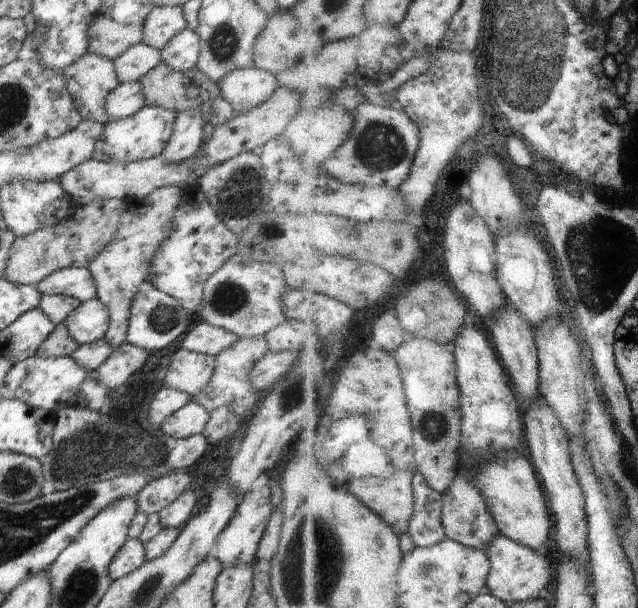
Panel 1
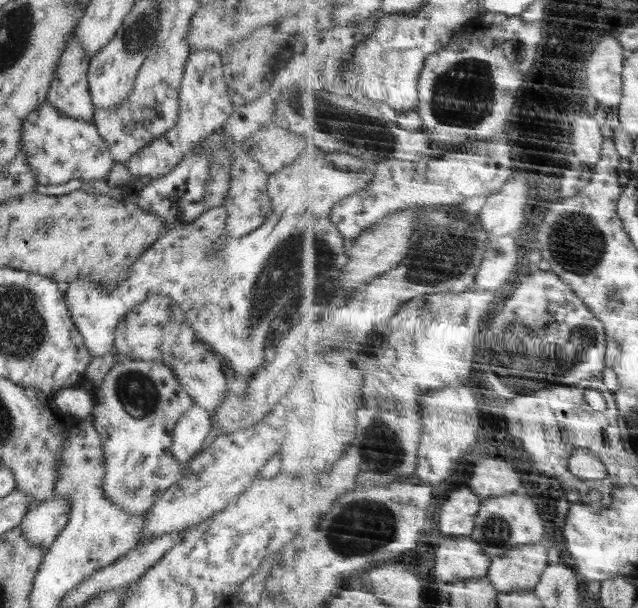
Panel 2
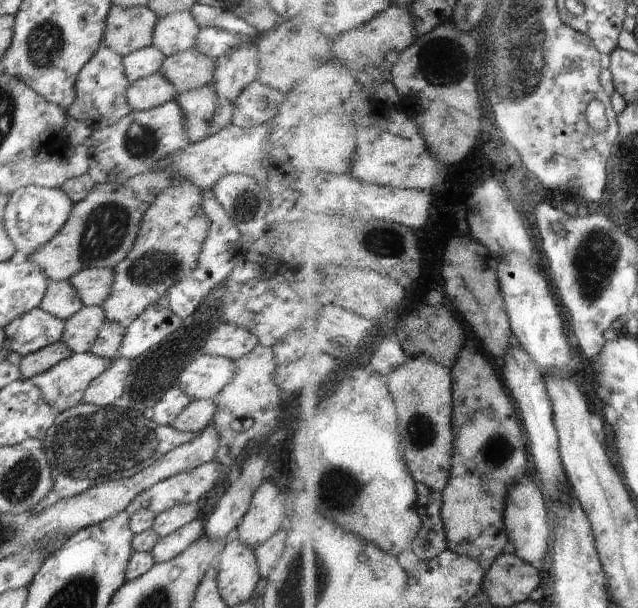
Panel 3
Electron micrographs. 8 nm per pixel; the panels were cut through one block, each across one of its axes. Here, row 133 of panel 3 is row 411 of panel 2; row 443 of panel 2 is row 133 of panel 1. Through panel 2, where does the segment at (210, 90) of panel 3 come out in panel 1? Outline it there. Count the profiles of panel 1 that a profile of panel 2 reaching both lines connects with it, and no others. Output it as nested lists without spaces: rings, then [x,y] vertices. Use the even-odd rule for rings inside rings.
[[[200,107],[177,113],[172,136],[160,156],[166,162],[174,162],[174,164],[180,164],[195,156],[204,142],[206,123],[200,114]]]

